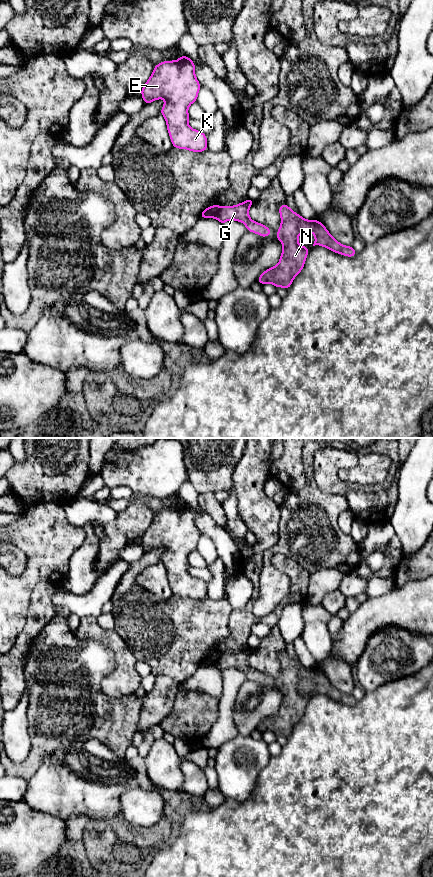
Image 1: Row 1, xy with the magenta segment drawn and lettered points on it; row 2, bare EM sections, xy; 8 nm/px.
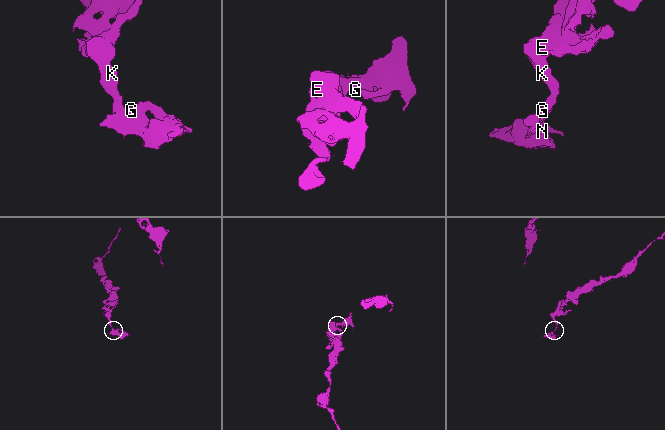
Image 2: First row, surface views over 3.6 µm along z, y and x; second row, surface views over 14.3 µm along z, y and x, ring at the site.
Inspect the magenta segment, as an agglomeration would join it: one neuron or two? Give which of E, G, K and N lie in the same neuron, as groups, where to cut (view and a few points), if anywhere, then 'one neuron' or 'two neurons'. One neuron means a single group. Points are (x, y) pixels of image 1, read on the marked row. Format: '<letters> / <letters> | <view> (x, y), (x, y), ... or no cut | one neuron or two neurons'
E K / G N | xy (220, 206), (213, 214), (204, 217) | two neurons

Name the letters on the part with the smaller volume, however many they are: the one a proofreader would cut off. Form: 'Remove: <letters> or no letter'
Remove: G, N

